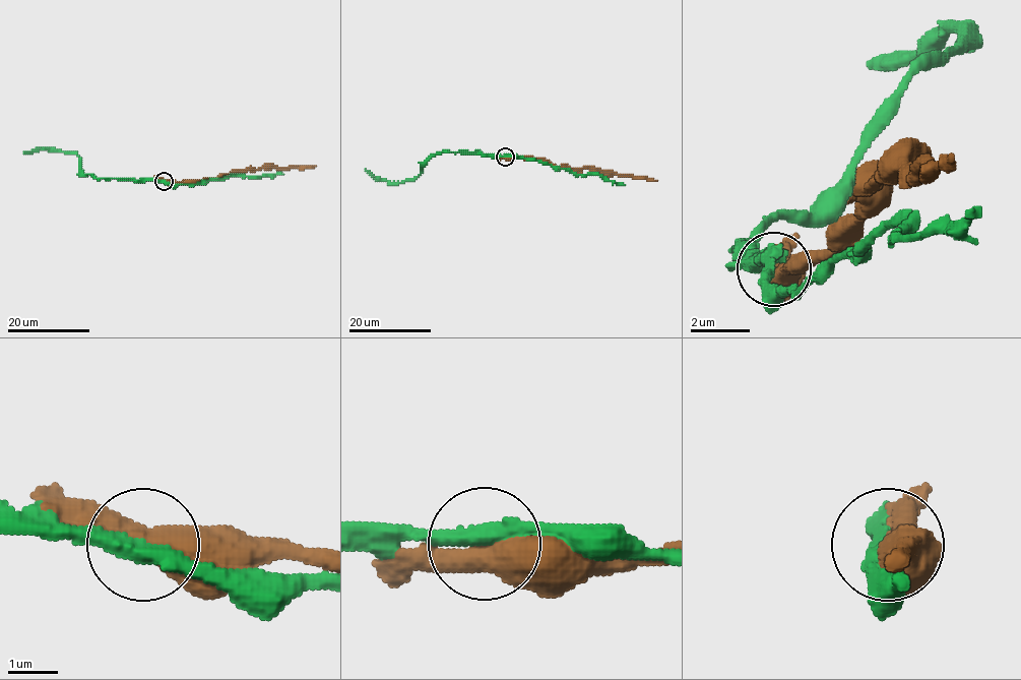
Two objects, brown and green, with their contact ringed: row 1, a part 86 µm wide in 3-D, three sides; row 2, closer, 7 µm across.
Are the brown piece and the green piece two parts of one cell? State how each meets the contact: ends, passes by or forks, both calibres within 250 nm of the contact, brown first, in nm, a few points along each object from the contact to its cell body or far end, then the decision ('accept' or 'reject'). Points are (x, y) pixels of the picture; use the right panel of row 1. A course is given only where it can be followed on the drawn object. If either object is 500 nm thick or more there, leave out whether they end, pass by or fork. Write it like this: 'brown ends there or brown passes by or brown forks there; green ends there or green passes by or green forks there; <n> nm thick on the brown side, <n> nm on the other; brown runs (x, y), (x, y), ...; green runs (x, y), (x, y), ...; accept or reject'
brown passes by; green passes by; 480 nm thick on the brown side, 320 nm on the other; brown runs (775, 271), (790, 271), (856, 227), (864, 220), (856, 189), (879, 175), (923, 168), (953, 152); green runs (775, 271), (746, 249), (827, 197), (886, 101), (915, 71), (938, 63), (960, 42), (946, 34), (864, 63); reject

